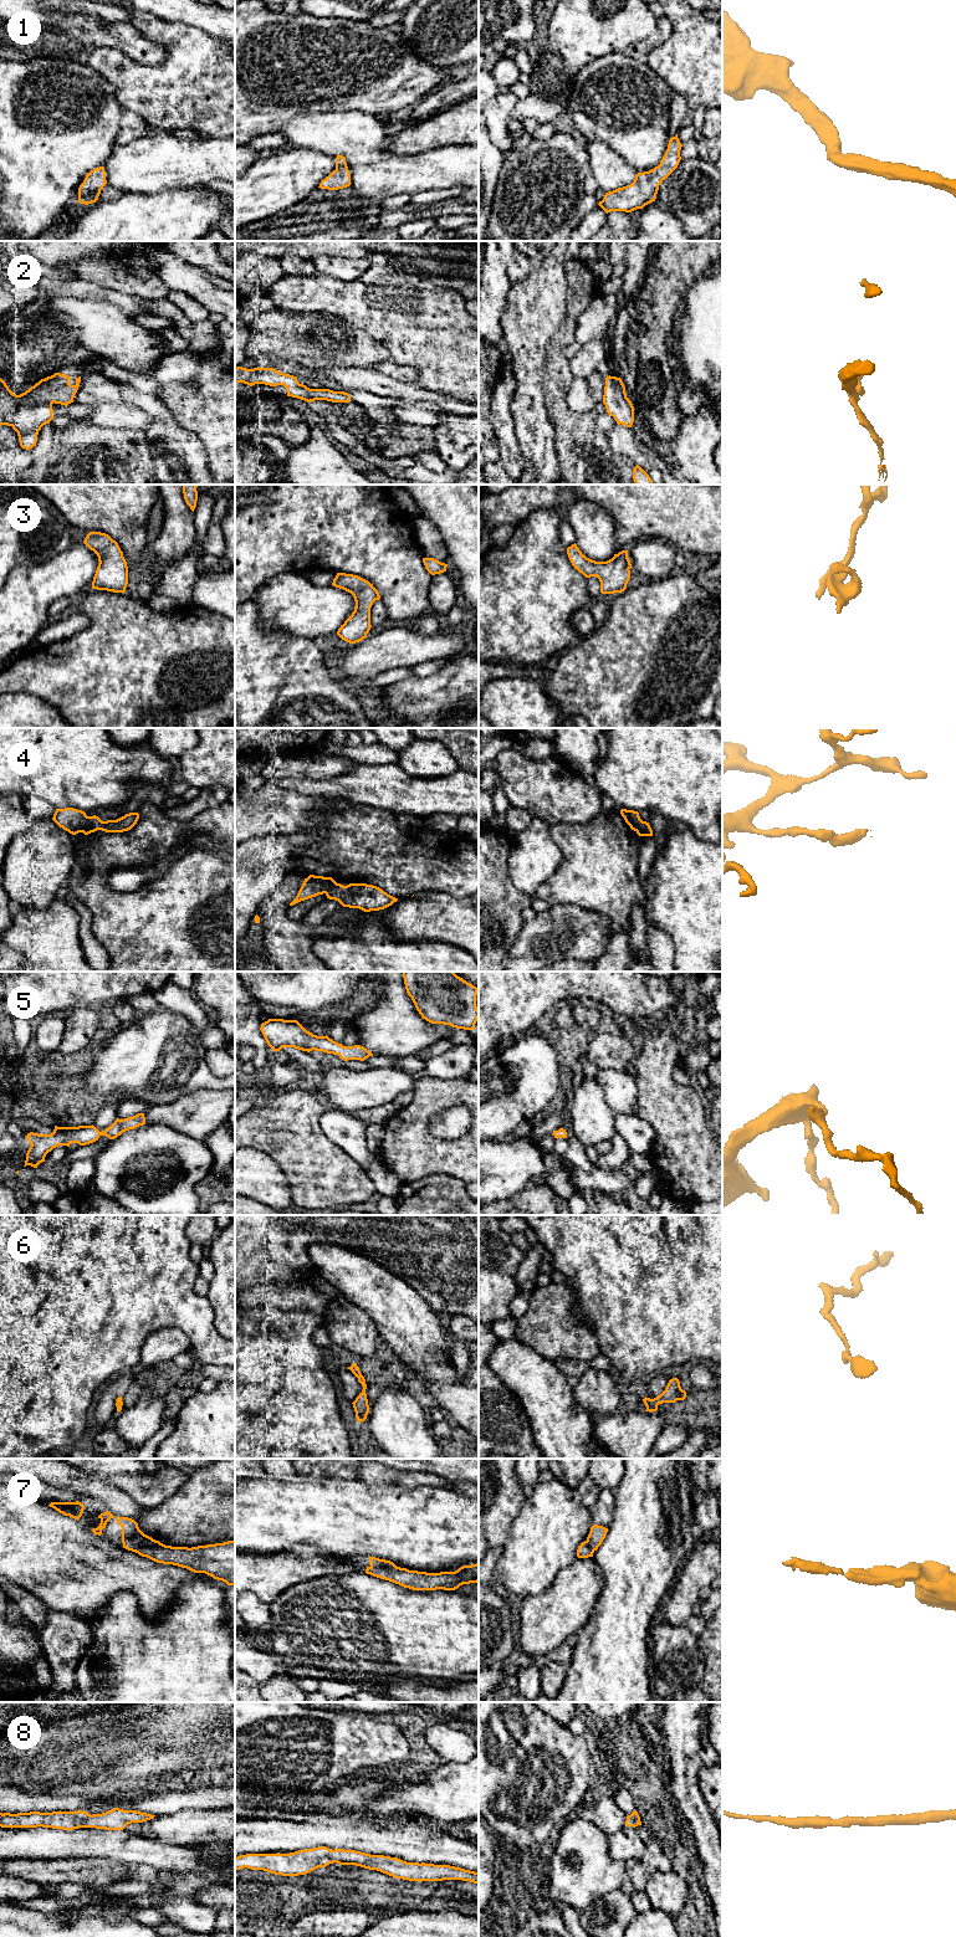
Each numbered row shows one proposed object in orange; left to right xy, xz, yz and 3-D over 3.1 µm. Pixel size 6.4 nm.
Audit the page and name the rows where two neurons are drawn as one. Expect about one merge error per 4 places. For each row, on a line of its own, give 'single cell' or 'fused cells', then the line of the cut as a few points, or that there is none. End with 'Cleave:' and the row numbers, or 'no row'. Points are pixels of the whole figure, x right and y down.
1: single cell; cut none
2: single cell; cut none
3: single cell; cut none
4: fused cells; cut xy (88, 816), (82, 831)
5: single cell; cut none
6: single cell; cut none
7: single cell; cut none
8: single cell; cut none
Cleave: 4

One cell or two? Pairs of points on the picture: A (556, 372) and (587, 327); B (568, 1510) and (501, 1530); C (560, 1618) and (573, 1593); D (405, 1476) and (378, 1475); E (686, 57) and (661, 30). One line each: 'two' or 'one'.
A: two
B: two
C: one
D: two
E: two

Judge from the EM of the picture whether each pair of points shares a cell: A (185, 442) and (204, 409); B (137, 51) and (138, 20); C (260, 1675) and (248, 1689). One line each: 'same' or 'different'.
A: different
B: different
C: different

